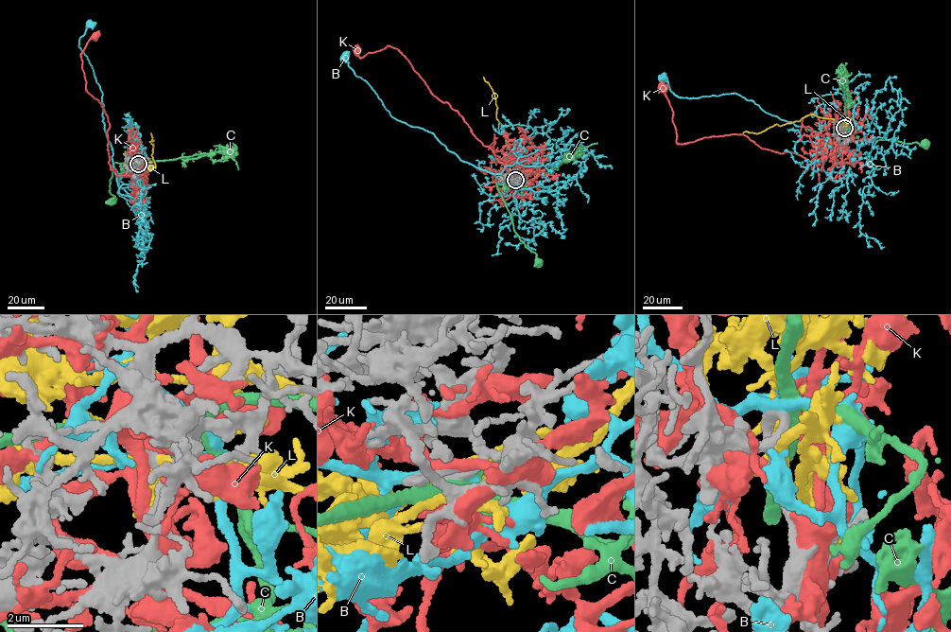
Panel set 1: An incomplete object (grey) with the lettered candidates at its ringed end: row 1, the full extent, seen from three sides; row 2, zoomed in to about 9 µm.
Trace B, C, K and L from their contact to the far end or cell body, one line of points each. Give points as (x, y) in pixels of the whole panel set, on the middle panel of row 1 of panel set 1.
B: (515, 181), (526, 183), (510, 182), (461, 160), (434, 134), (392, 117), (345, 56)
C: (515, 181), (496, 184), (510, 213), (513, 230), (520, 240), (536, 254), (538, 261)
K: (514, 180), (509, 180), (492, 150), (458, 113), (432, 94), (397, 49), (388, 45), (360, 58), (357, 50)
L: (515, 180), (527, 173), (530, 166), (517, 163), (506, 144), (506, 131), (496, 117), (492, 90), (483, 77)

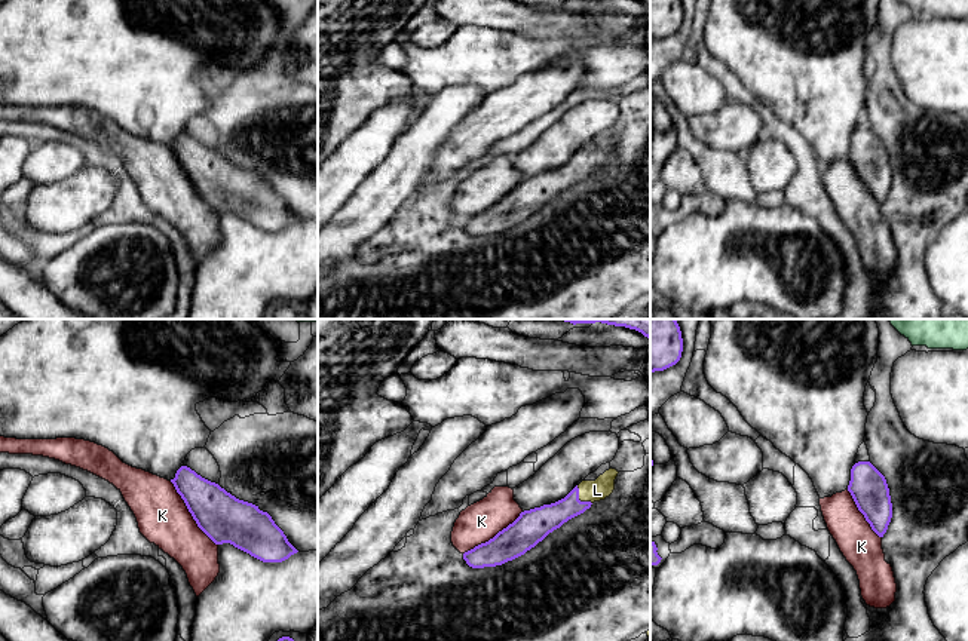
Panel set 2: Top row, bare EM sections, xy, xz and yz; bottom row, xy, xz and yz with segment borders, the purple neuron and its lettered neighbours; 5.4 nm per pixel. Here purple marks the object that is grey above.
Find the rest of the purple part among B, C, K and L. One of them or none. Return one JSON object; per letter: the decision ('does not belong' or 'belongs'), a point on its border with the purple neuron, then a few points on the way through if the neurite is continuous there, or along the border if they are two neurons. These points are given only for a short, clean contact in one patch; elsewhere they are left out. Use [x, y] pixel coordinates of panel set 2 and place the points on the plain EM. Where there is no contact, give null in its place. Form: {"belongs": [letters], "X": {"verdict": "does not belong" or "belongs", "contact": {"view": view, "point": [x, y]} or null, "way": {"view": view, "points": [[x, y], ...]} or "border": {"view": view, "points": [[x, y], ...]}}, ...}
{"belongs": ["L"], "B": {"verdict": "does not belong", "contact": null}, "C": {"verdict": "does not belong", "contact": null}, "K": {"verdict": "does not belong", "contact": {"view": "xy", "point": [190, 180]}}, "L": {"verdict": "belongs", "contact": {"view": "xz", "point": [578, 166]}}}

